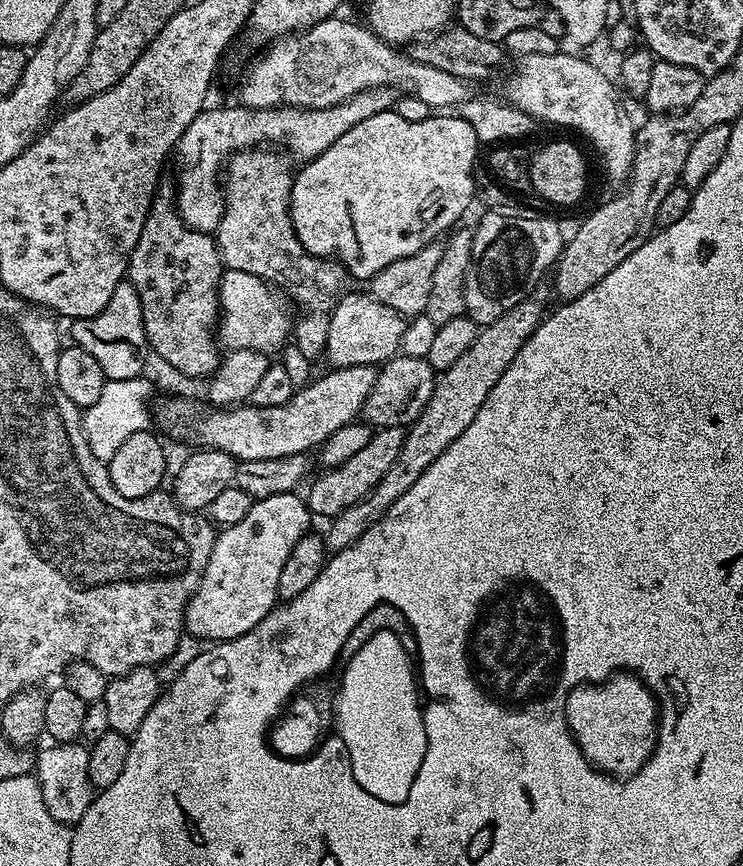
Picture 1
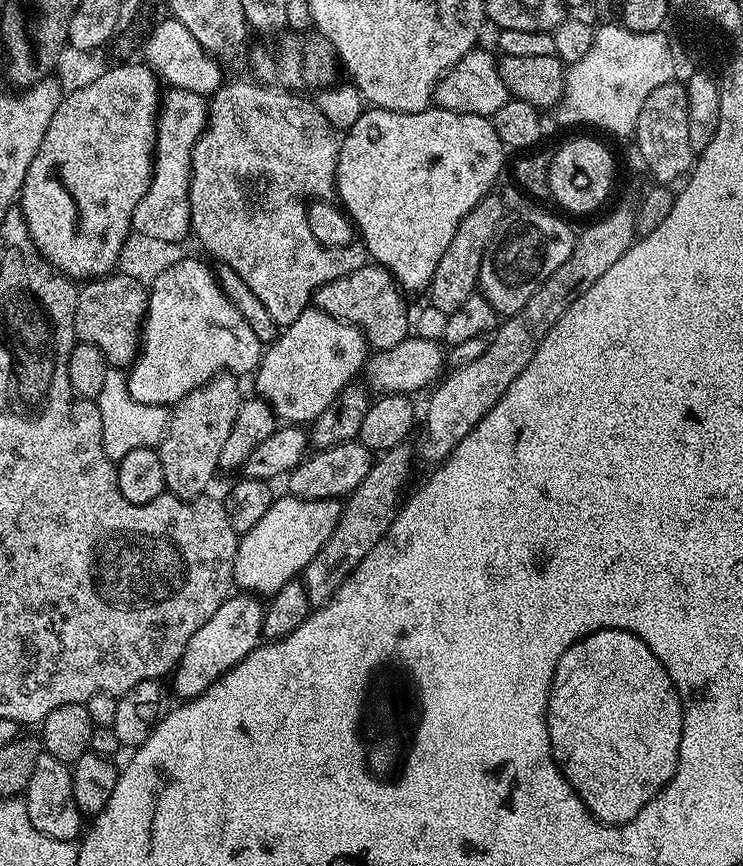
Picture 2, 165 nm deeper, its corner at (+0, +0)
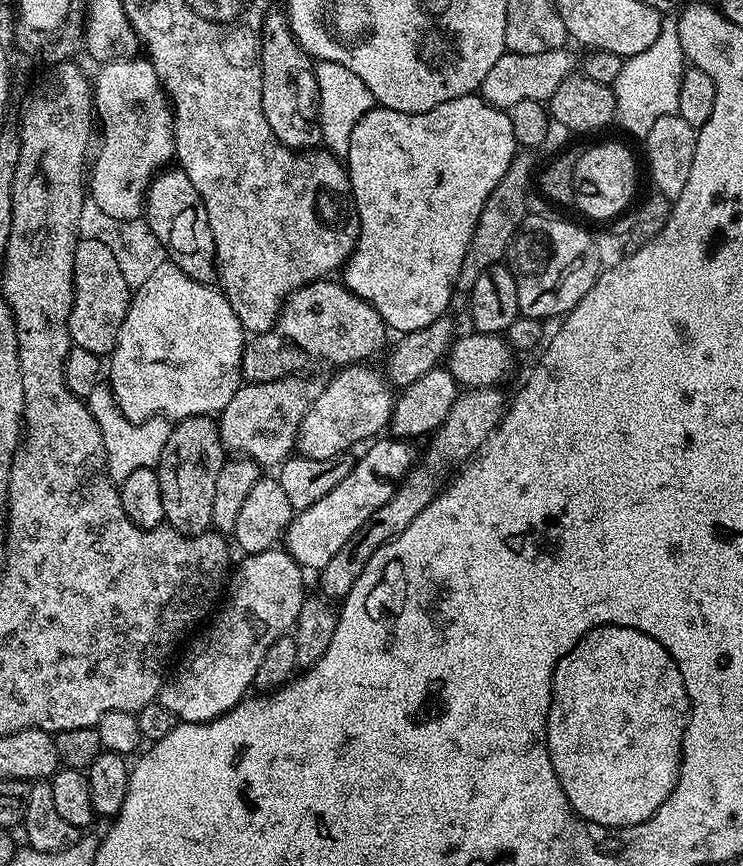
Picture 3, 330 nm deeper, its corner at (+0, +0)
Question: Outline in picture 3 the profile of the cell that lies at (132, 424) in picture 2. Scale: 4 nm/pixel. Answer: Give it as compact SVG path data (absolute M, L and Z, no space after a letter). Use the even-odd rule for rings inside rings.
M102 382L86 398L90 414L94 414L94 422L98 422L98 430L102 430L102 442L106 442L106 462L108 473L113 482L130 478L134 470L155 468L160 462L160 455L166 446L166 438L170 438L172 424L163 416L152 416L135 424L121 414L116 399L107 383Z

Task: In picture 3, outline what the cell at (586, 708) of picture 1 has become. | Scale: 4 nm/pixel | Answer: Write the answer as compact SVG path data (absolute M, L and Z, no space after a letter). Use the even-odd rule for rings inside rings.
M617 624L587 632L555 668L547 714L551 765L573 812L595 827L628 830L649 820L677 784L690 712L681 671L660 642L637 628Z

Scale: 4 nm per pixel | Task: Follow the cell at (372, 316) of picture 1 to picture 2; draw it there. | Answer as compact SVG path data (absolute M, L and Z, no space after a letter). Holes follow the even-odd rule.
M309 306L304 309L296 321L287 325L277 335L276 341L271 346L263 349L260 357L260 365L256 367L254 379L256 379L255 395L259 399L267 400L273 412L281 421L292 426L304 426L318 418L330 402L336 400L336 396L346 385L353 383L361 375L362 369L370 355L370 345L364 339L363 332L345 320L334 318L326 314L322 309Z

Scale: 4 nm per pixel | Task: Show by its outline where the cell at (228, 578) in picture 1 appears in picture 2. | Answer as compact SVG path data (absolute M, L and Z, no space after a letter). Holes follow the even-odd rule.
M284 494L284 497L273 499L270 510L258 521L257 525L239 537L236 545L236 561L232 579L237 589L260 598L271 598L282 586L297 579L304 568L326 546L330 534L334 534L334 526L338 526L338 518L342 511L340 500L300 500L297 496Z

